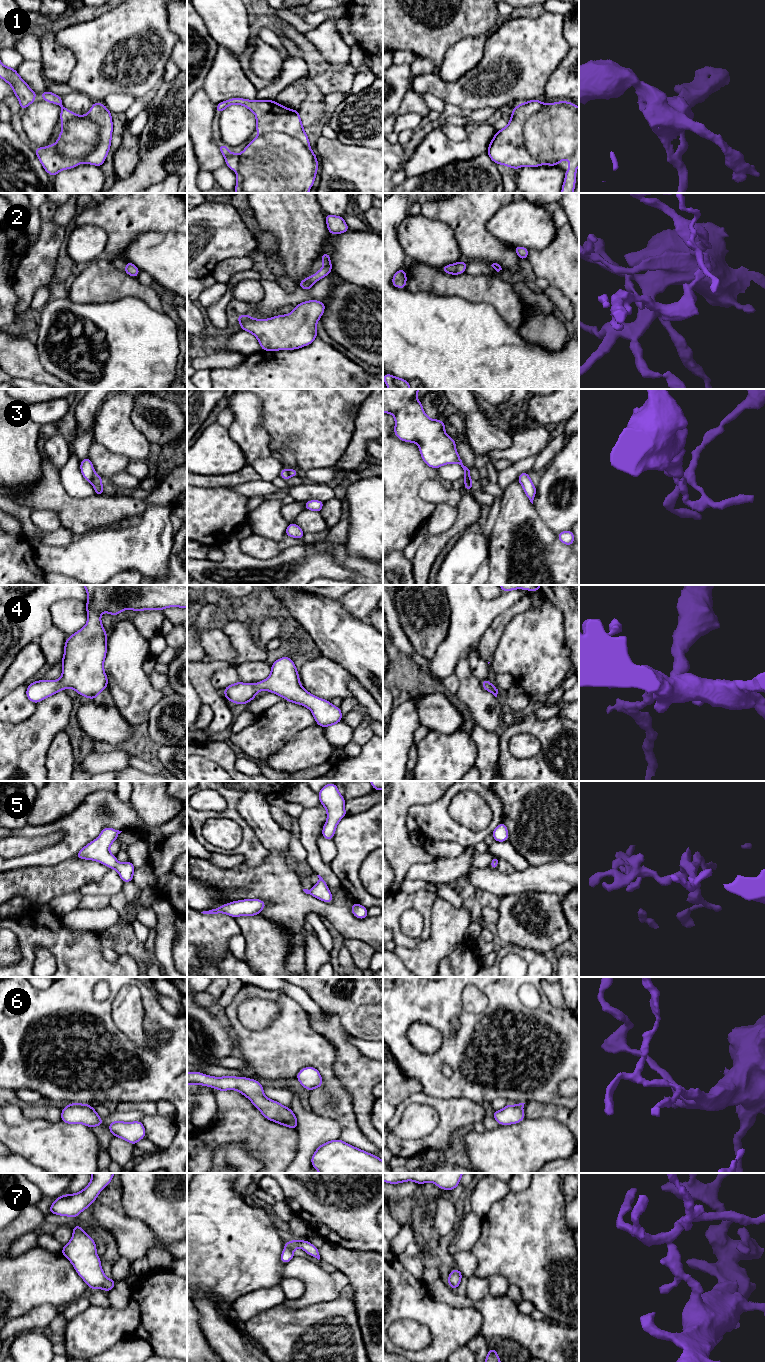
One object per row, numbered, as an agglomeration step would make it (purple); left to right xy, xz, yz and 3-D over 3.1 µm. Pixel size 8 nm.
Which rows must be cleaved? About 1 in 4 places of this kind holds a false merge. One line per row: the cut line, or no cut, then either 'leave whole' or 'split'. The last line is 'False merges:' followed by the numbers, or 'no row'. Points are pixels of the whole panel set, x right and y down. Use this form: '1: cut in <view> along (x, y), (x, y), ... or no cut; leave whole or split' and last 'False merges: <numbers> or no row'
1: no cut; leave whole
2: no cut; leave whole
3: cut in yz along (464, 476), (467, 476), (472, 482); split
4: no cut; leave whole
5: no cut; leave whole
6: no cut; leave whole
7: no cut; leave whole
False merges: 3

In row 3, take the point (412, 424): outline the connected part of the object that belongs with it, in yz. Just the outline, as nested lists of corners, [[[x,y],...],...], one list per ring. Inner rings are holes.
[[[383,389],[383,413],[394,416],[394,435],[404,442],[417,443],[424,463],[434,469],[446,464],[459,464],[464,470],[464,477],[470,477],[470,470],[463,465],[456,451],[455,440],[445,433],[446,423],[439,419],[430,419],[416,396],[420,389]],[[472,481],[473,482],[473,481]]]

